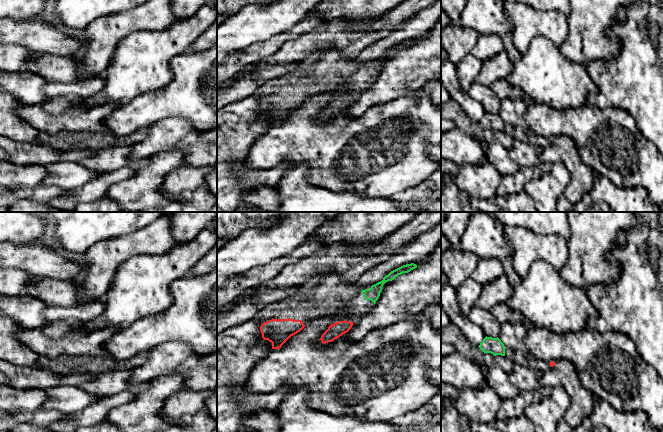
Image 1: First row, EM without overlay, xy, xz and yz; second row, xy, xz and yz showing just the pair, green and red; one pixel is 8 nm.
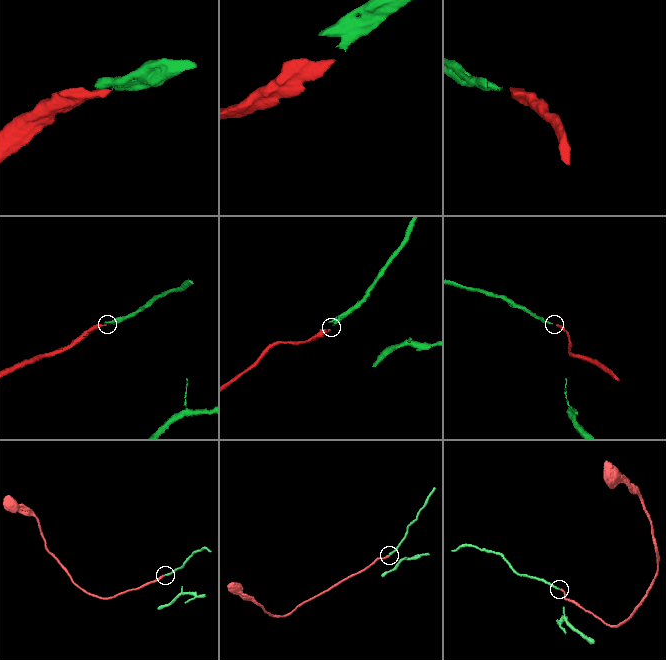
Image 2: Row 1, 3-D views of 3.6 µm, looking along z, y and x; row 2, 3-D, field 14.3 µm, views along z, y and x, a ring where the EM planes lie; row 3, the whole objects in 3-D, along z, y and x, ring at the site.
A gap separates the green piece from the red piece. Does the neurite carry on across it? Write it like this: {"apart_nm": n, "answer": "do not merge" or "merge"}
{"apart_nm": 220, "answer": "merge"}

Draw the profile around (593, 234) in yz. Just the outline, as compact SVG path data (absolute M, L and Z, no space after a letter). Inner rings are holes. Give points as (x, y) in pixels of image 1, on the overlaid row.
M566 212L570 237L566 240L567 262L560 270L562 278L568 284L585 289L593 285L609 286L618 280L618 264L610 262L606 255L619 247L617 235L620 230L629 231L634 223L633 212Z

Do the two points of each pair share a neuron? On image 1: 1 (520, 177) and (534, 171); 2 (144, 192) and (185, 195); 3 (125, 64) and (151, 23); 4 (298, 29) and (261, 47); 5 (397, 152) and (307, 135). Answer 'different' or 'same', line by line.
1: same
2: different
3: different
4: same
5: same

